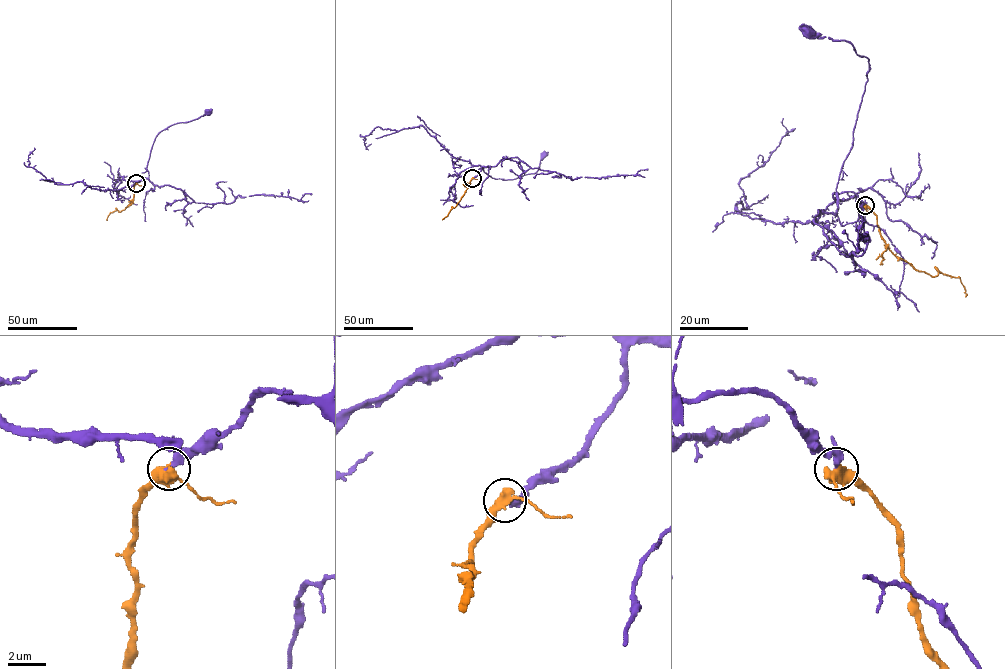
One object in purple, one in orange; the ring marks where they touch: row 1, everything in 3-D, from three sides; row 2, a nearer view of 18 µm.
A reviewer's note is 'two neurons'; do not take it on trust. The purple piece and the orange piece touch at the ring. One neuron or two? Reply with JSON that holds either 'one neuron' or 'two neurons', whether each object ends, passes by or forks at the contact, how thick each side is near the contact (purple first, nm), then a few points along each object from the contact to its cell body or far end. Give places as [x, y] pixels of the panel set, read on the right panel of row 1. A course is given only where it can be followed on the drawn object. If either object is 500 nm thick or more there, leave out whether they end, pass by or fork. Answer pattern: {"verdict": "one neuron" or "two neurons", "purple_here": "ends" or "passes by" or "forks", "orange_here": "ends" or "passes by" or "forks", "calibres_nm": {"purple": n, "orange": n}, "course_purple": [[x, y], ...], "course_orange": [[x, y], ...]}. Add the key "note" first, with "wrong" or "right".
{"note": "wrong", "verdict": "one neuron", "purple_here": "passes by", "orange_here": "passes by", "calibres_nm": {"purple": 240, "orange": 480}, "course_purple": [[865, 205], [853, 192], [836, 191], [869, 60], [848, 42], [808, 31]], "course_orange": [[865, 205], [876, 216], [881, 238], [890, 251], [932, 276], [942, 272], [958, 277], [965, 297]]}

